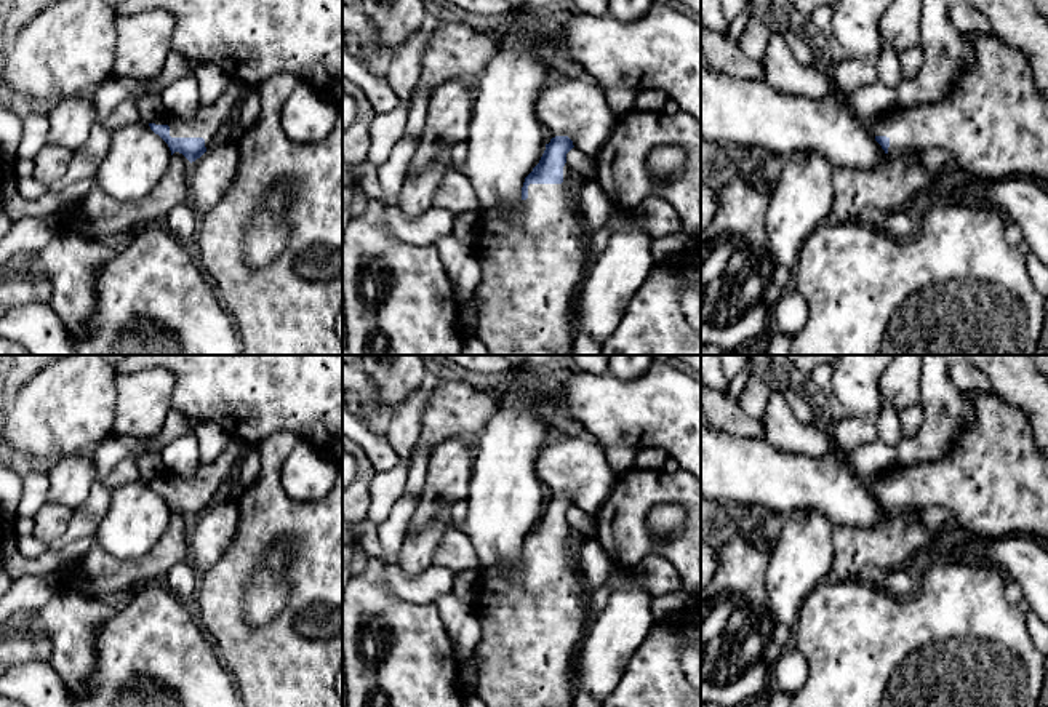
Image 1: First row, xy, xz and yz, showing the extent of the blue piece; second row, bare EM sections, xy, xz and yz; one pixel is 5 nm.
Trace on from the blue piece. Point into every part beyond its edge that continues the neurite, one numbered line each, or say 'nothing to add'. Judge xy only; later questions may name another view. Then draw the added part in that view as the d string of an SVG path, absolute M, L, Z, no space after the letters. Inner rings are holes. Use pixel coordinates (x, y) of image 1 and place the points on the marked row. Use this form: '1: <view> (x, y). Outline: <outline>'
1: xy (210, 119). Outline: M230 82L219 99L213 104L200 106L194 118L179 120L165 112L152 123L168 125L171 138L203 138L208 150L216 133L230 122L238 102L242 102L240 88Z

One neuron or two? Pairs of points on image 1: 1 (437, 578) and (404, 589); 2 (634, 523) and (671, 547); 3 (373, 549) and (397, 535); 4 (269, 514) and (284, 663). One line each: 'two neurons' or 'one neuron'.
1: one neuron
2: one neuron
3: two neurons
4: one neuron

